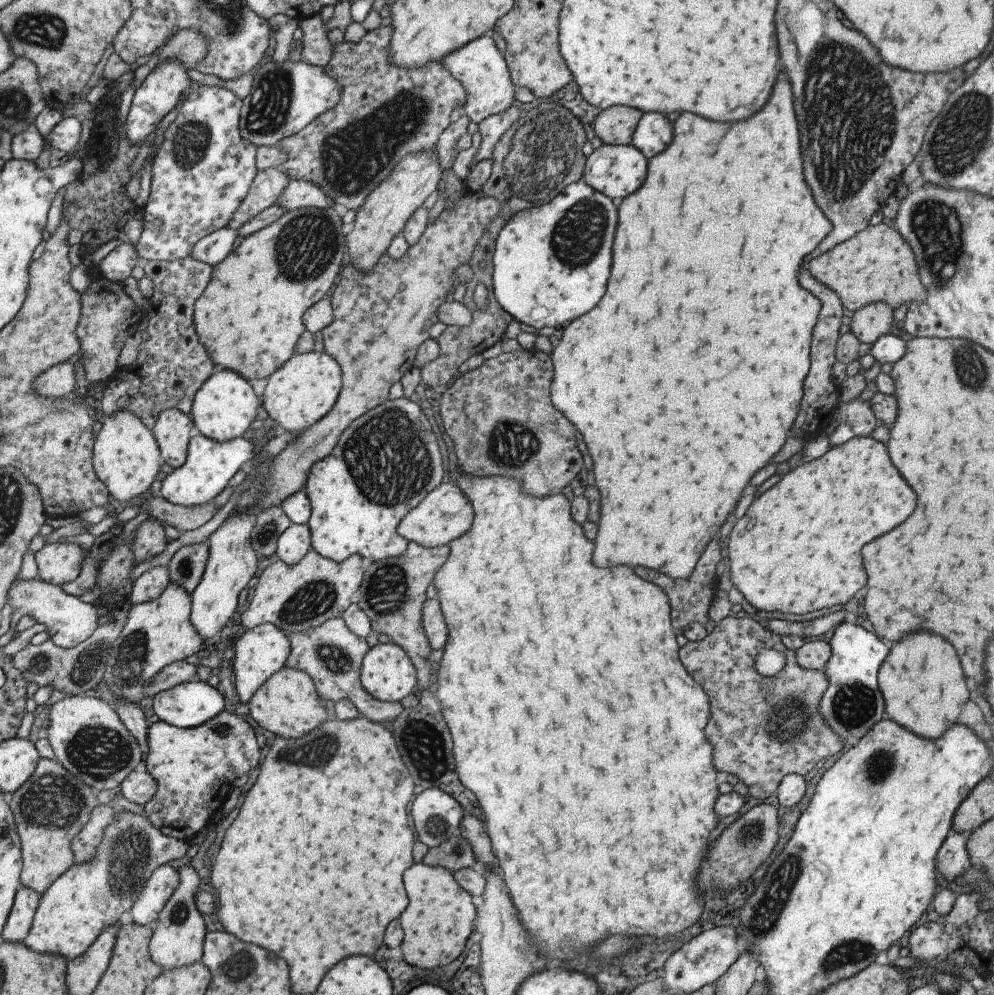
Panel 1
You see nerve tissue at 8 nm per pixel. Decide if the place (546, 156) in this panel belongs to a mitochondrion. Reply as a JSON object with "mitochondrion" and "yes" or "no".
{"mitochondrion":"yes"}

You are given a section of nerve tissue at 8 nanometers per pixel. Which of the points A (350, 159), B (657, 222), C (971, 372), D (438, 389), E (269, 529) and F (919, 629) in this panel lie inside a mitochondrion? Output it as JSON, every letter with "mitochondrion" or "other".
{"A":"mitochondrion","B":"other","C":"mitochondrion","D":"other","E":"mitochondrion","F":"other"}

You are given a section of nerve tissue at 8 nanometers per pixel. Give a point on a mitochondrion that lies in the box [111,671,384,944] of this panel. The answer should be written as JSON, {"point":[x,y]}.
{"point":[320,748]}

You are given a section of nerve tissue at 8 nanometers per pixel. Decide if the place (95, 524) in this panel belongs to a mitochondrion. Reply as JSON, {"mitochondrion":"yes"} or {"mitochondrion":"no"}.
{"mitochondrion":"no"}

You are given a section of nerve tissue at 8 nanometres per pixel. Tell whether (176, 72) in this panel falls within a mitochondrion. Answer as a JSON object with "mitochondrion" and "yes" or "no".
{"mitochondrion":"no"}

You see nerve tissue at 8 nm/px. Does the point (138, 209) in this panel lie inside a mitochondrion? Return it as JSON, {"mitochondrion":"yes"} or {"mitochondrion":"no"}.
{"mitochondrion":"no"}

